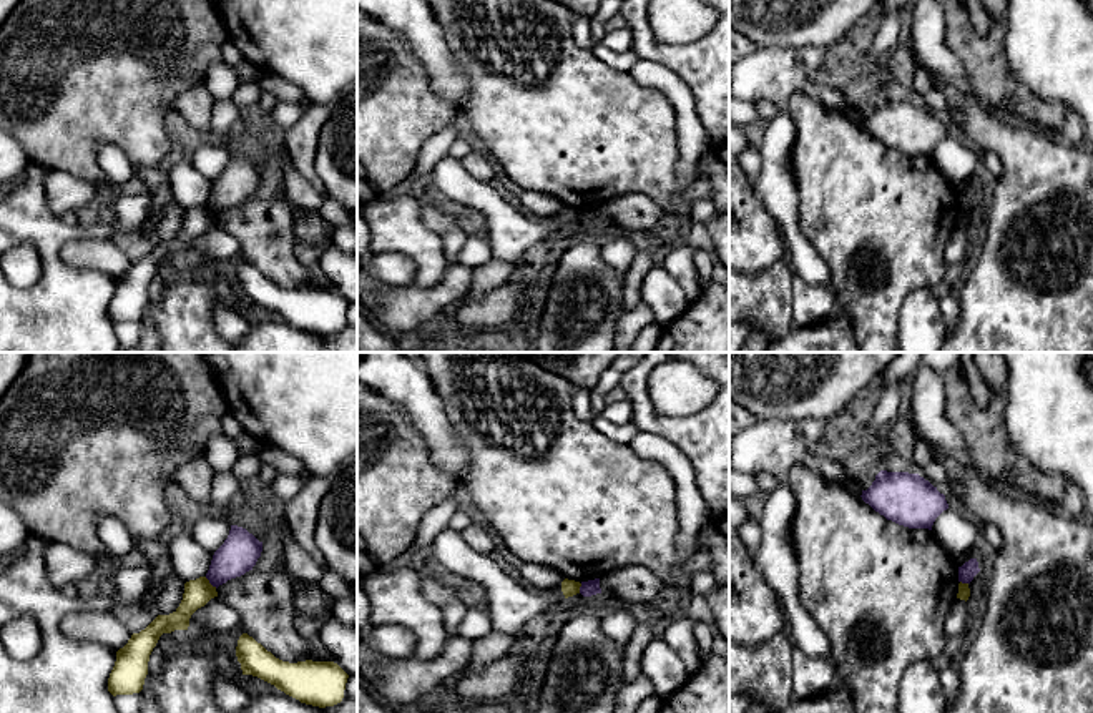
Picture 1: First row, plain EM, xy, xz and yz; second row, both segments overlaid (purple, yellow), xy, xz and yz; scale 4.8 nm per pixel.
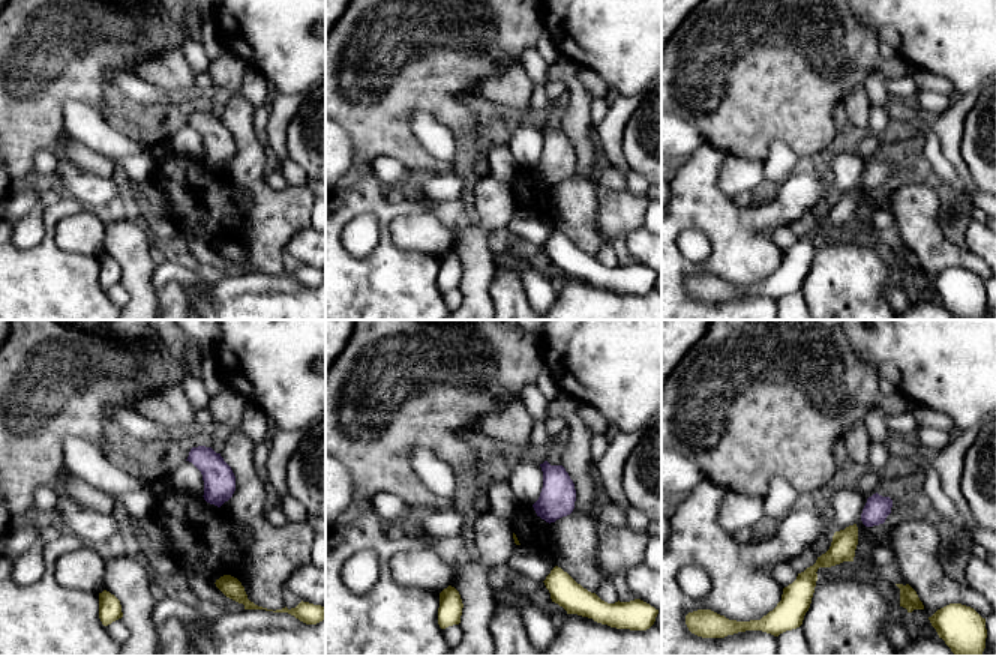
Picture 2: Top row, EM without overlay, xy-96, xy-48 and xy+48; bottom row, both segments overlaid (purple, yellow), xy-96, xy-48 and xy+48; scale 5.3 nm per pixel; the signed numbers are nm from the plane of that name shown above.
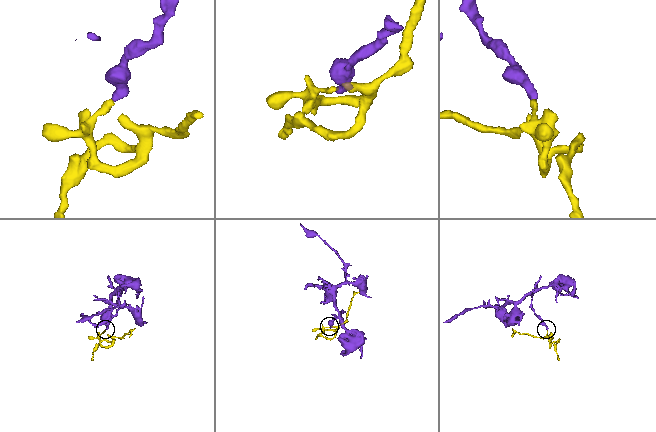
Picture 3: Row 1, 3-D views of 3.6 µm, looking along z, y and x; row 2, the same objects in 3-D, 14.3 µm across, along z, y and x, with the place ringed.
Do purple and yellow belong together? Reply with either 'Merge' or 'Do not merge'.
Do not merge

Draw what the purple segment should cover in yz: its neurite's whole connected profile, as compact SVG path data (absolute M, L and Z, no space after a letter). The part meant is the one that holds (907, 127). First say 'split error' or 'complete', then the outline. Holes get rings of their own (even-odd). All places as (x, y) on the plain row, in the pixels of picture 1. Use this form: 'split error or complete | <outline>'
complete | M880 98L862 128L875 140L909 156L929 156L948 136L945 123L919 101Z

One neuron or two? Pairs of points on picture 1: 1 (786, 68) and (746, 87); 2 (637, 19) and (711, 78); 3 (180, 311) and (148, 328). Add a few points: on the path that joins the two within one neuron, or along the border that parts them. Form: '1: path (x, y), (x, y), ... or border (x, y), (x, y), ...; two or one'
1: path (776, 75), (756, 77); one
2: path (646, 40), (665, 55), (690, 62); one
3: border (165, 286), (160, 301), (150, 313), (158, 334); two

